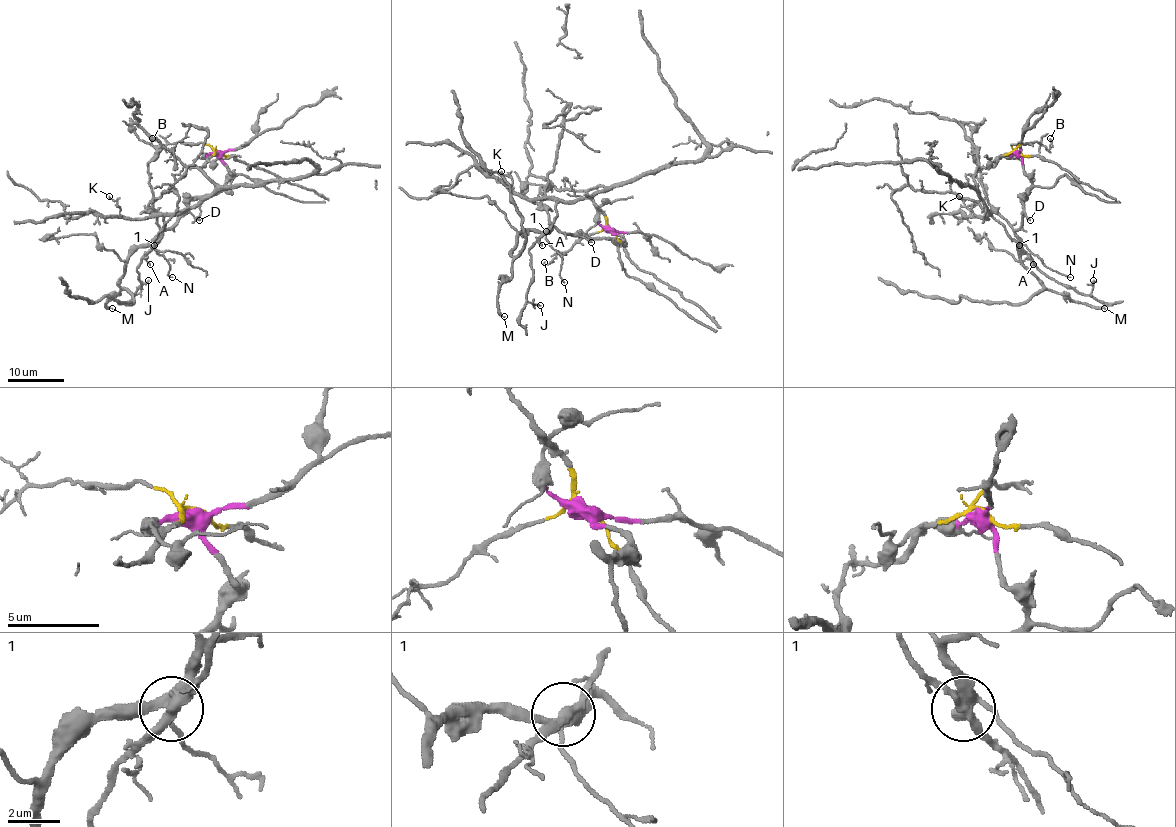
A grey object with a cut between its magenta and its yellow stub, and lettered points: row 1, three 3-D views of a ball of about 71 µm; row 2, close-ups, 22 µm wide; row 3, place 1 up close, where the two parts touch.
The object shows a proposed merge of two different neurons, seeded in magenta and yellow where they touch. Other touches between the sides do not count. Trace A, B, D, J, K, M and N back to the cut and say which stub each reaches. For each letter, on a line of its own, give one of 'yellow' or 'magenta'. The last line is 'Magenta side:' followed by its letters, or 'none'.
A: yellow
B: yellow
D: magenta
J: yellow
K: yellow
M: magenta
N: magenta
Magenta side: D, M, N

